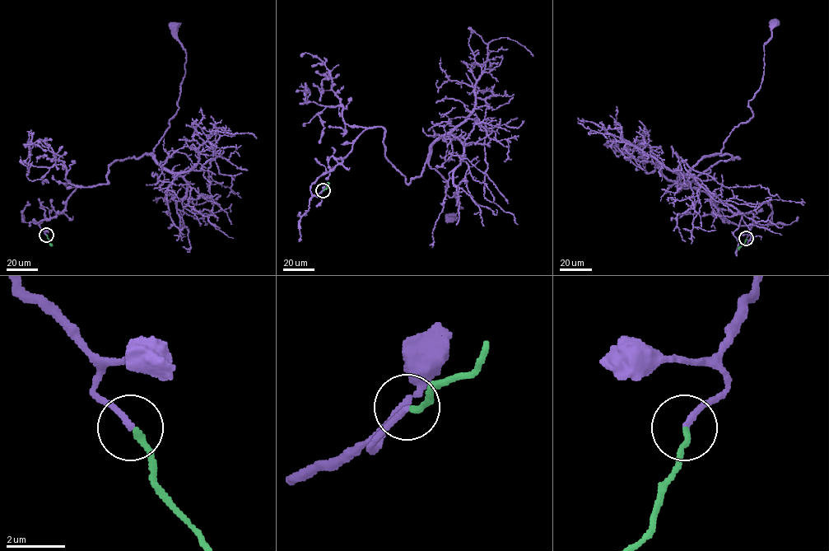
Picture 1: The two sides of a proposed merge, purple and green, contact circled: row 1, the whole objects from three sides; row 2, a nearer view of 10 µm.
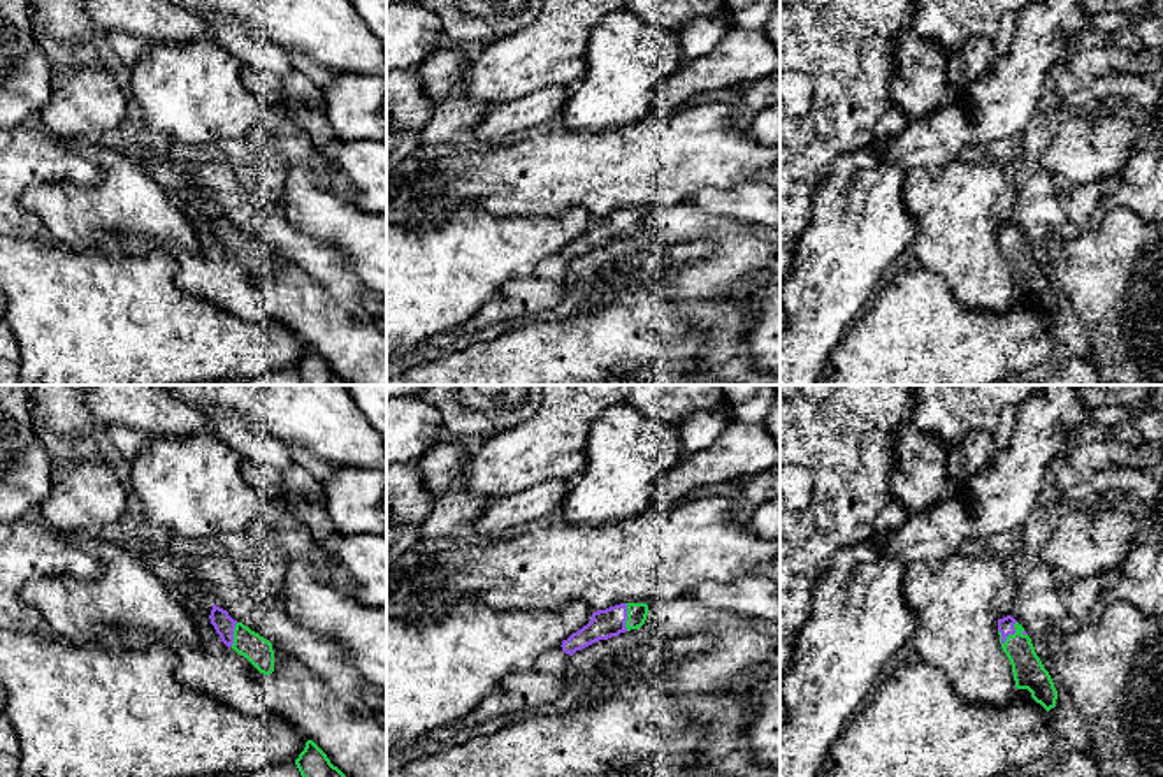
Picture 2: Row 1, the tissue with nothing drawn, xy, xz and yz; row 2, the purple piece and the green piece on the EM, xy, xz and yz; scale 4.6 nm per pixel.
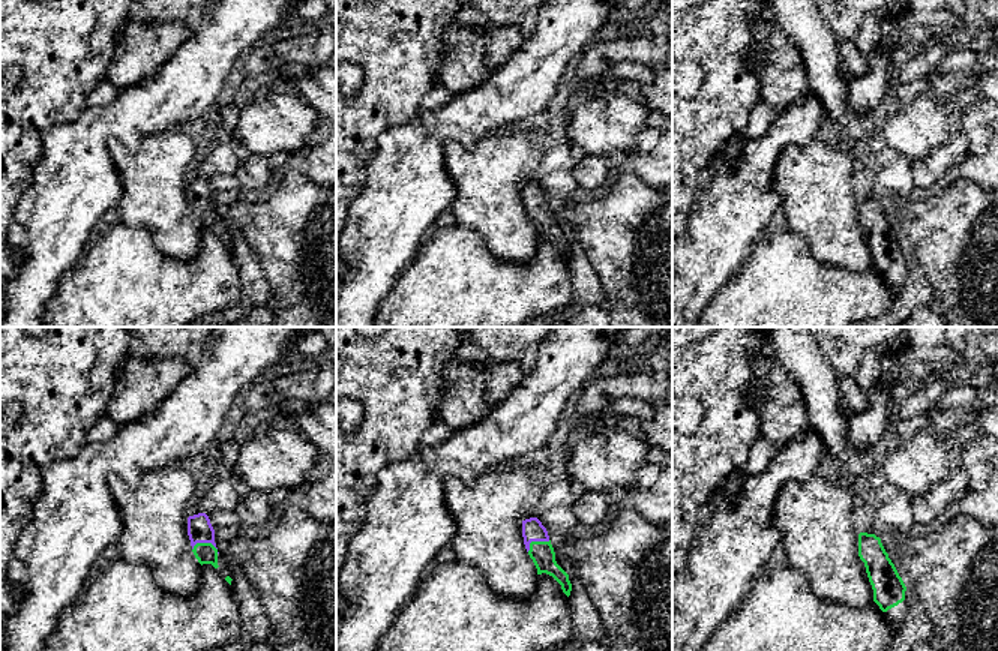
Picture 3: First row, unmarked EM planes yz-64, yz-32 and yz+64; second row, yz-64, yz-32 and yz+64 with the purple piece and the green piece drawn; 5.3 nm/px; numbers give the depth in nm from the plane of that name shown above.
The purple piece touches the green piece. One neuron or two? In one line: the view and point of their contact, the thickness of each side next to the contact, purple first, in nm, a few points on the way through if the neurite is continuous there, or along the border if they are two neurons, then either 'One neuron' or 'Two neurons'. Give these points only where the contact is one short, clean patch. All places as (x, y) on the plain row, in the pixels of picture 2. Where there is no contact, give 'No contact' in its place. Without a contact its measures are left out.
Touches purple at yz (1012, 239). Thickness 80 nm (purple) against 140 nm. Path across: yz (1005, 232), (1012, 239), (1028, 278). One neuron

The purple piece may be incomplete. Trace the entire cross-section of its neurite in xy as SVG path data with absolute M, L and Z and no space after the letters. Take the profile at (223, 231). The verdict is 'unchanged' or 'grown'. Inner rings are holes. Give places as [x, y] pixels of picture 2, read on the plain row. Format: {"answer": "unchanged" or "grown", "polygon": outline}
{"answer": "grown", "polygon": "M213 211L209 225L227 253L244 262L260 280L274 278L274 257L269 246L234 227L227 216L216 211Z"}

